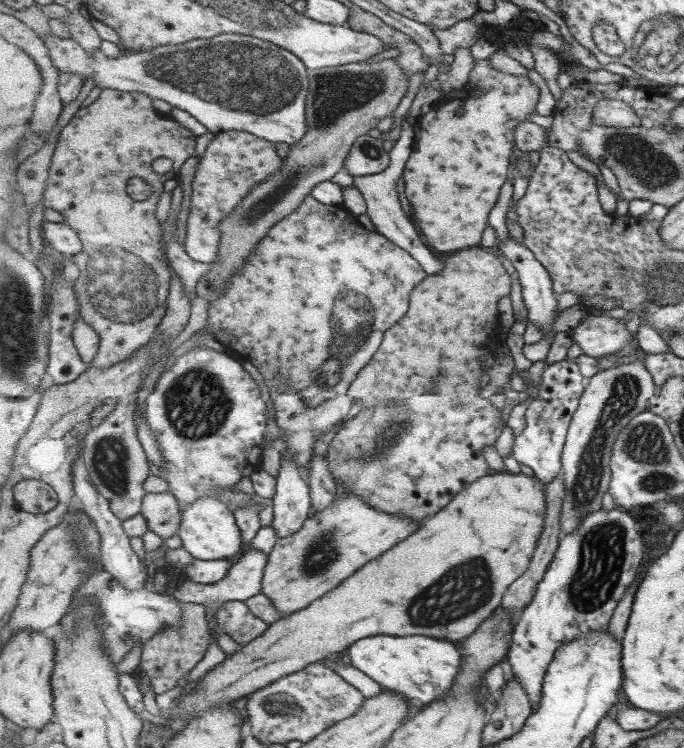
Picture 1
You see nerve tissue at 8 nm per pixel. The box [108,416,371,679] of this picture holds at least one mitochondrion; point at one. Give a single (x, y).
(323, 550)

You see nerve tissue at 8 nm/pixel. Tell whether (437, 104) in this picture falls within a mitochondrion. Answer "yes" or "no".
no

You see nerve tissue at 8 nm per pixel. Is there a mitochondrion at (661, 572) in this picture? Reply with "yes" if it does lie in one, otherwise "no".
no

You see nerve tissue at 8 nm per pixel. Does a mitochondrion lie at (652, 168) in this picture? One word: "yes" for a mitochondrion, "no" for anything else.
yes

